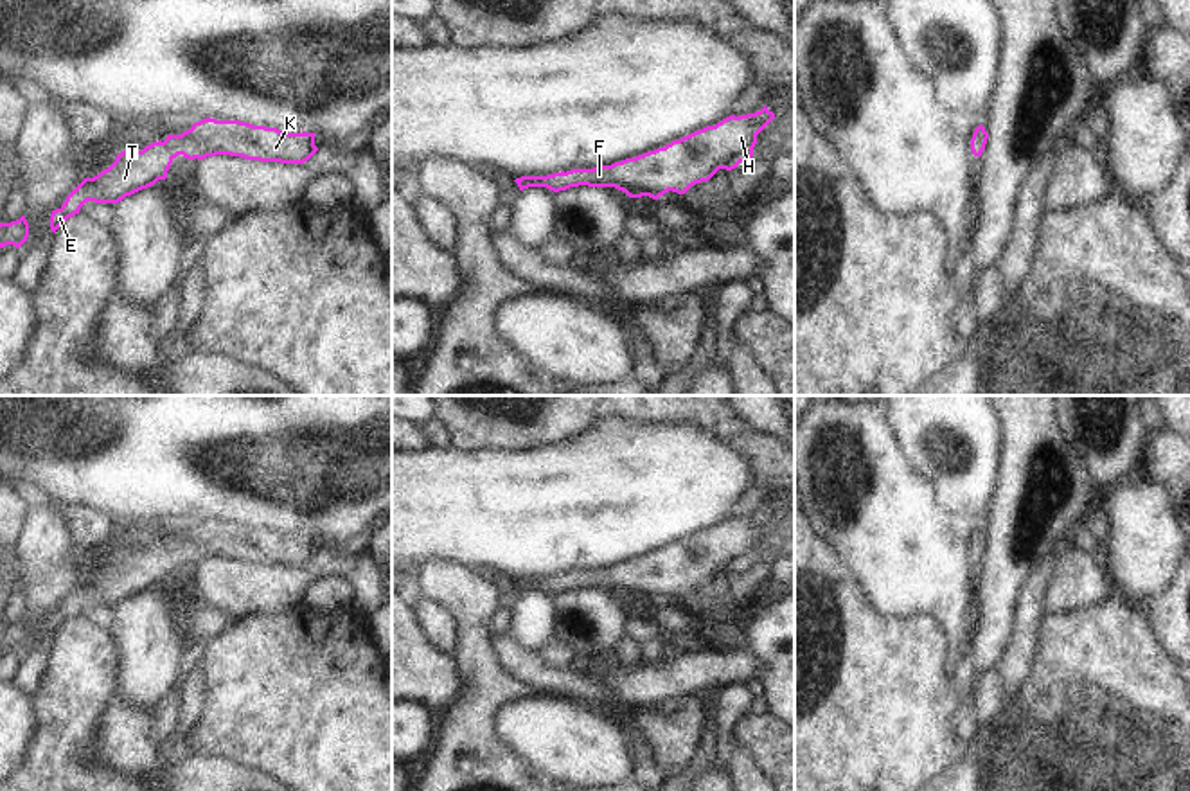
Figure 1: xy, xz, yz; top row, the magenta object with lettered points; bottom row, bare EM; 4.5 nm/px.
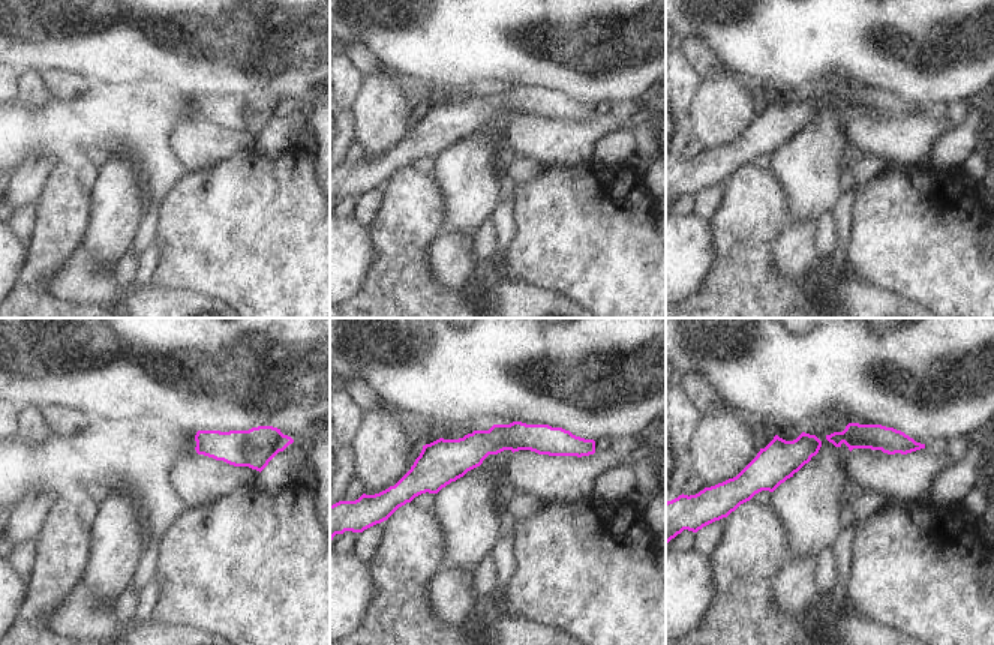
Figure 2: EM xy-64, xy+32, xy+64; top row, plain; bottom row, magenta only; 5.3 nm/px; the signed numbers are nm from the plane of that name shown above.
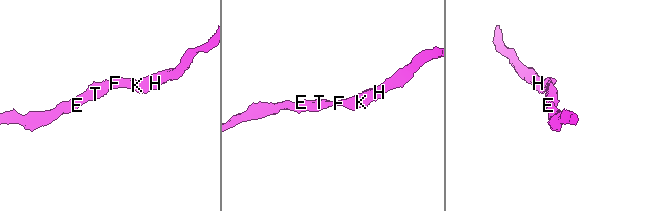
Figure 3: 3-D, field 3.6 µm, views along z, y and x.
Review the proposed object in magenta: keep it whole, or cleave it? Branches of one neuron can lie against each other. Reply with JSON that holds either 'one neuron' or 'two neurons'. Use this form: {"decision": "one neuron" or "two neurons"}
{"decision": "one neuron"}

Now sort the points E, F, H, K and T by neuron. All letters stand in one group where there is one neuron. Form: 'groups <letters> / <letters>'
groups E F H K T

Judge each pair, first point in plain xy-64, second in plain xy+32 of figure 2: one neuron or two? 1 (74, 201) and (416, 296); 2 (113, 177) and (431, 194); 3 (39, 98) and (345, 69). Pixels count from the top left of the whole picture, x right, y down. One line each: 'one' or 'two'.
1: one
2: two
3: two

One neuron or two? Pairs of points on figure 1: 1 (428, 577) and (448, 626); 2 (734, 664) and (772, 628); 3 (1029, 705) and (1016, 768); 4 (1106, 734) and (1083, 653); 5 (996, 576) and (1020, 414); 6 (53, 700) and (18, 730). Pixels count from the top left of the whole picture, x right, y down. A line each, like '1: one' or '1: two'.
1: two
2: two
3: one
4: one
5: one
6: two

